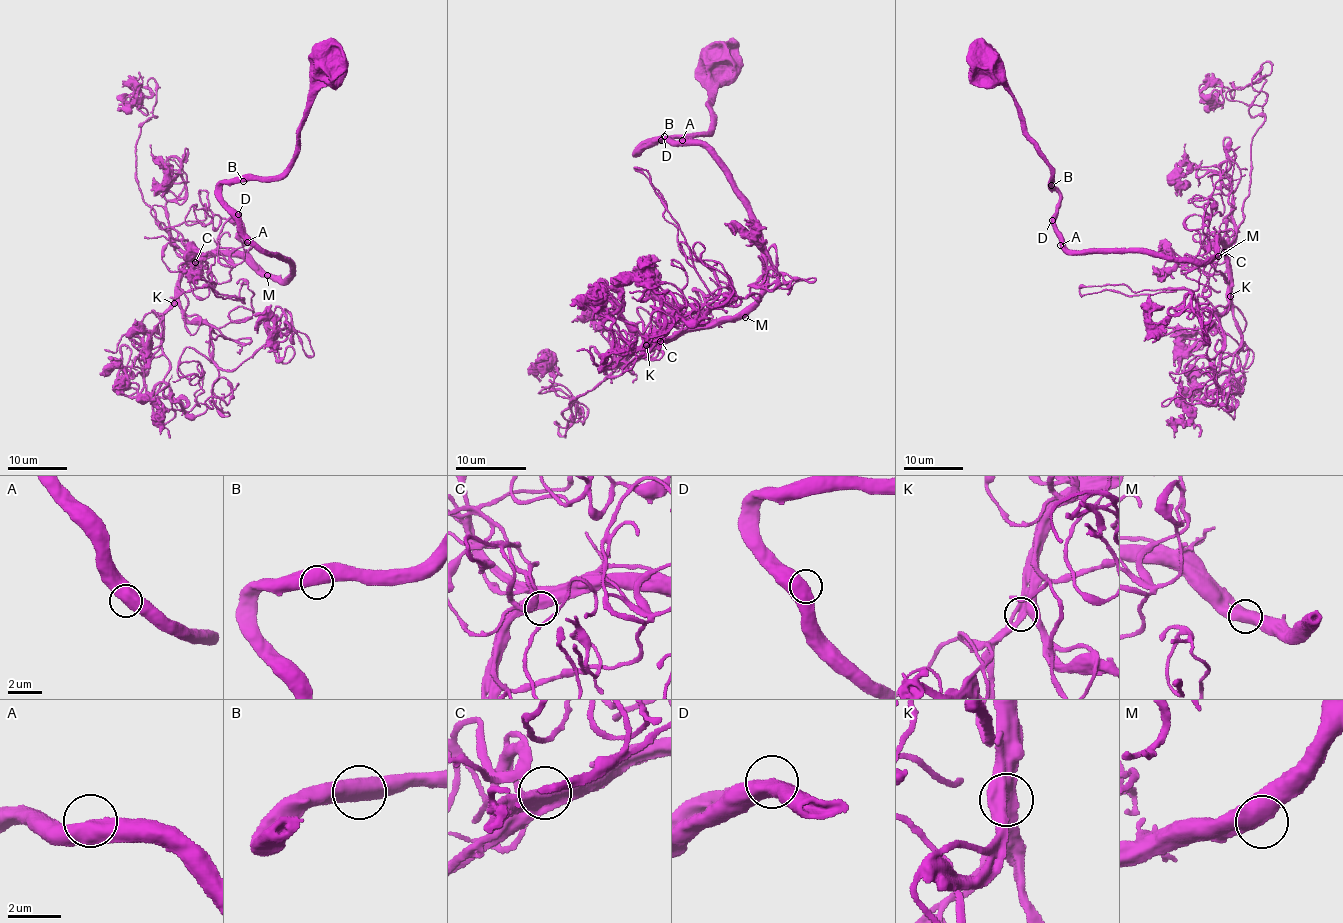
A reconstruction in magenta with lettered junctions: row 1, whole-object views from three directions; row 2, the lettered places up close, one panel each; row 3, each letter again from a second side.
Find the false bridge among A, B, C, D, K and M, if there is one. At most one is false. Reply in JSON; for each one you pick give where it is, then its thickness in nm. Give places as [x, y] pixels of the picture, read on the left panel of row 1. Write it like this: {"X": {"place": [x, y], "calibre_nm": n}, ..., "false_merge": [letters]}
{"false_merge": []}

